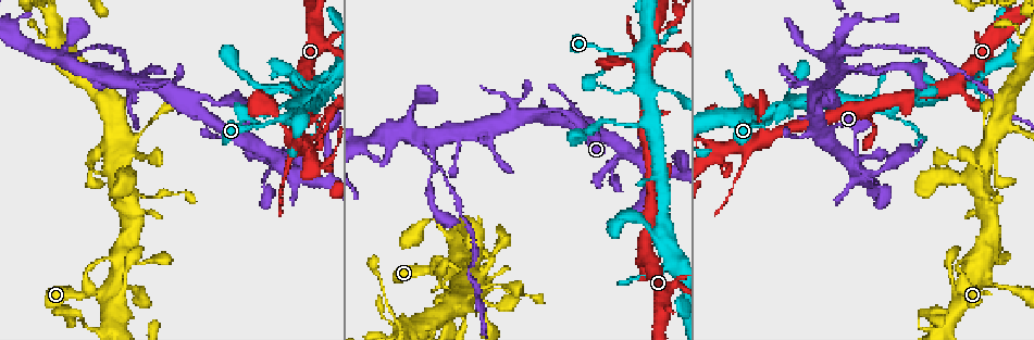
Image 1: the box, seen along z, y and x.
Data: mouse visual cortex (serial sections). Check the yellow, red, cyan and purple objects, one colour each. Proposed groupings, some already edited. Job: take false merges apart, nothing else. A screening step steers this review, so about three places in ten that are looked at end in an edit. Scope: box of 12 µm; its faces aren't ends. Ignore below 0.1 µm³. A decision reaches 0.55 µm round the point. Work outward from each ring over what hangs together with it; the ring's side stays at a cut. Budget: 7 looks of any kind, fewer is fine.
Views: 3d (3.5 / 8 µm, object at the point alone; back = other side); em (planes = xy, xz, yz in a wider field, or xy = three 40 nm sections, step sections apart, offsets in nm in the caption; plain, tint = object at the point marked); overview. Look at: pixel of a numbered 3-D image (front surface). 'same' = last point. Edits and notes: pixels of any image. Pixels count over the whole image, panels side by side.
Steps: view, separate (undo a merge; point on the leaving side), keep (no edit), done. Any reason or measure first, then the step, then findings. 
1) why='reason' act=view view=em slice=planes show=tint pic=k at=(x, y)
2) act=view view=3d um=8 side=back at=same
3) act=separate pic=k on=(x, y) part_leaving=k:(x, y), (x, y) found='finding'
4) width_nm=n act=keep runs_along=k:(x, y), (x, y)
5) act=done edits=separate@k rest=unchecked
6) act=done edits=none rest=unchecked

why='looks like a crossing' act=view view=3d um=3.5 side=back pic=1 at=(417, 137)

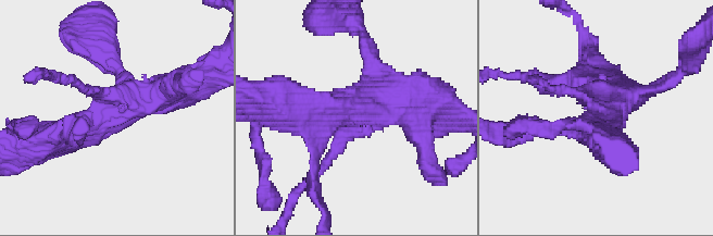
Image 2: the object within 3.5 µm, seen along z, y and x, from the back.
arms=4 arm_widths_nm=150,200,400,500 act=view view=em slice=planes show=plain pic=2 at=(601, 116)

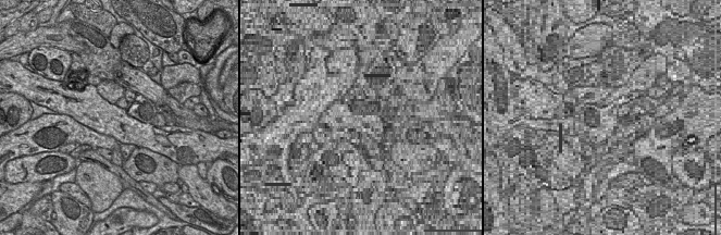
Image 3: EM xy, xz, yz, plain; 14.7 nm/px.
why='where the object lies' act=view view=em slice=planes show=tint at=same

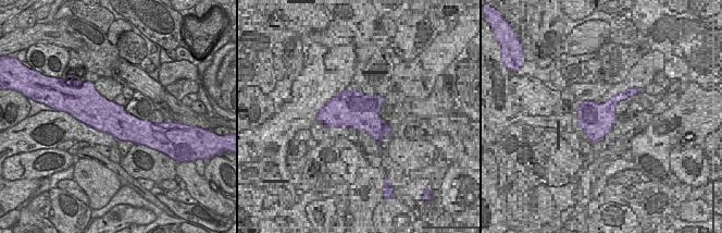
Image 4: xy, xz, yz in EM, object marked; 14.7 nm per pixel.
act=separate pic=2 on=(77, 84) part_leaving=2:(101, 94), (40, 74) found='two cells meet here'

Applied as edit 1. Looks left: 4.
why='two arms in line, one across' act=view view=3d um=3.5 pic=1 at=(263, 125)

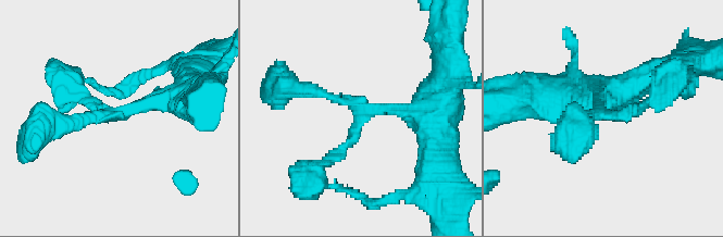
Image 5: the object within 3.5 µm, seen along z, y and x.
arms=3 arm_widths_nm=150,200,250 why='need the tissue' act=view view=em slice=xy step=3 show=tint pic=5 at=(597, 113)

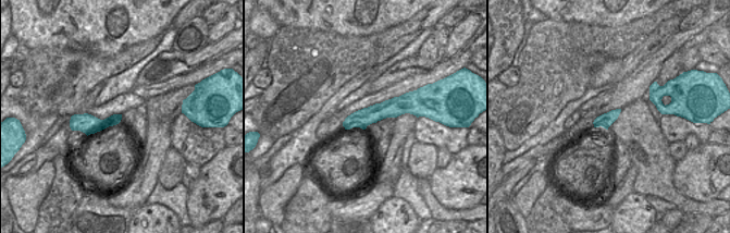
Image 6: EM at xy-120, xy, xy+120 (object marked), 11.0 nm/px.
width_nm=200 act=keep runs_along=6:(412, 111), (384, 109), (346, 124) found='continuous, no second cell'

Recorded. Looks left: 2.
act=done edits=separate@2 rest=unchecked

